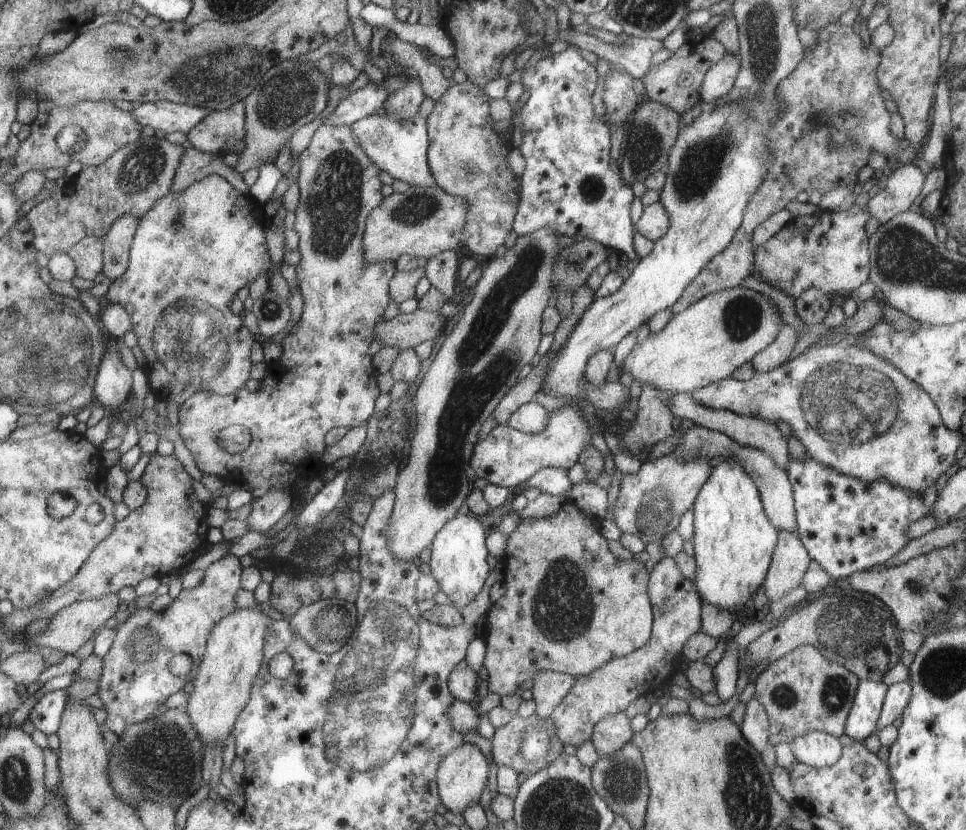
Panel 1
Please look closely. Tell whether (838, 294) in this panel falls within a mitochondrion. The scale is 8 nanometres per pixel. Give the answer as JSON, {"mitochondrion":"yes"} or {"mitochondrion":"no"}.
{"mitochondrion":"no"}

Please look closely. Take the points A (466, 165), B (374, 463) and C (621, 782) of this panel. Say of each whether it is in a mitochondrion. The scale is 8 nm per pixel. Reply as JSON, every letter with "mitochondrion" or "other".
{"A":"mitochondrion","B":"mitochondrion","C":"mitochondrion"}

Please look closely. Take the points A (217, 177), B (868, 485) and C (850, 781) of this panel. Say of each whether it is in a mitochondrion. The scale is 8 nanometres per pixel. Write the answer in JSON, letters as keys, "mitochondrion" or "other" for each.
{"A":"other","B":"other","C":"other"}

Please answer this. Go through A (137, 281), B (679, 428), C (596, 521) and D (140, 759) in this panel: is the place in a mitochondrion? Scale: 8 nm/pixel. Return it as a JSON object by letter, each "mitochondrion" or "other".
{"A":"other","B":"other","C":"other","D":"mitochondrion"}

